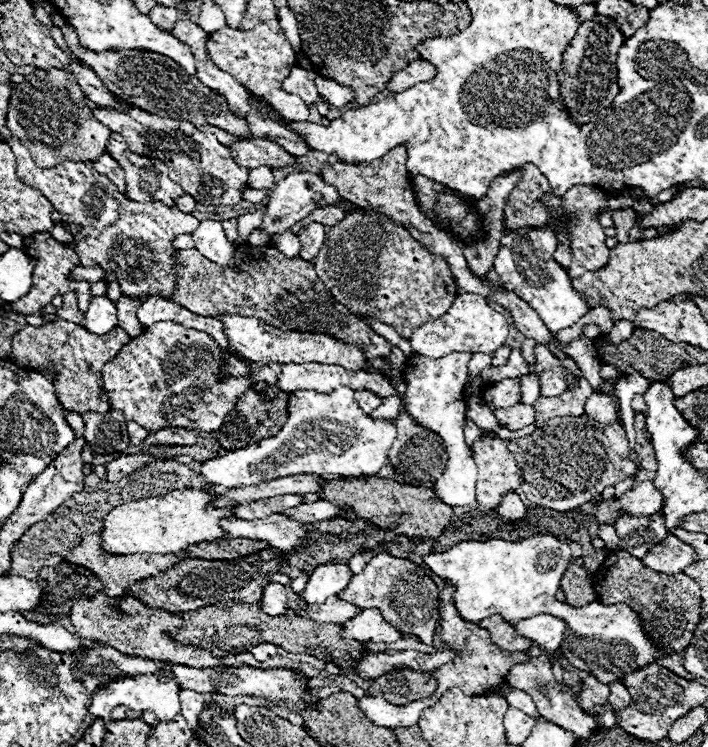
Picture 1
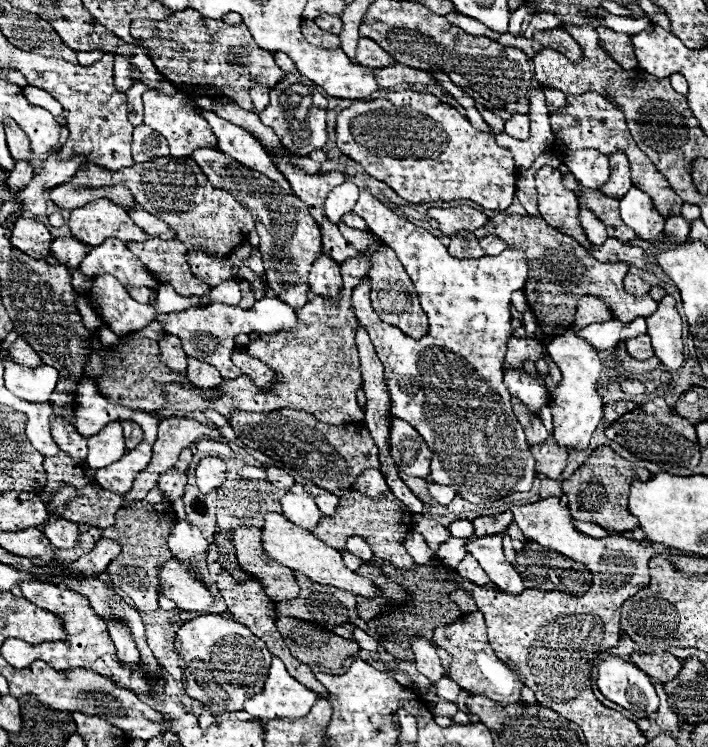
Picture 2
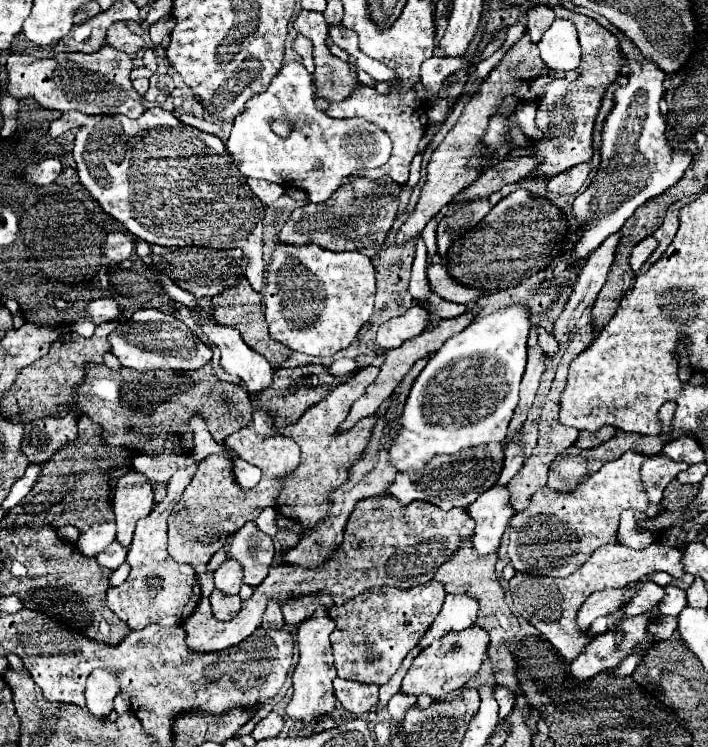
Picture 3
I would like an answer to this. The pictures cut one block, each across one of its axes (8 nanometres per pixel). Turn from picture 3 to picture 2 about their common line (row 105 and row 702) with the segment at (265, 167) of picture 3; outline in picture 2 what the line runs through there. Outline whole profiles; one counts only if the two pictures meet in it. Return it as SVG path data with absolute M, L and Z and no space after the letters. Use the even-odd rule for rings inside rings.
M272 656L272 666L262 694L246 700L244 710L258 720L304 718L318 694L296 682L284 668L284 662Z

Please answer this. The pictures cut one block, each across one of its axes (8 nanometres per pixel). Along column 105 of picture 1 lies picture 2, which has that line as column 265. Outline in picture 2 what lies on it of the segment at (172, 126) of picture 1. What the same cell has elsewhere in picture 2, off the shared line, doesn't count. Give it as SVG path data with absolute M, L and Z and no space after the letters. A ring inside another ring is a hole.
M290 72L272 88L270 104L258 114L266 126L276 130L282 144L290 152L304 156L326 144L326 106L328 100L318 92L318 86L312 84L312 80Z

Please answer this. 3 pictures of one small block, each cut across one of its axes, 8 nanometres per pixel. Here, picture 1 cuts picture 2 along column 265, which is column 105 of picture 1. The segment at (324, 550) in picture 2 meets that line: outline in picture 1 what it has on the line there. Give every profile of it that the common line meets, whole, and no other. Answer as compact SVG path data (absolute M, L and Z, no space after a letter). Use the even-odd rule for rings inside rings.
M184 488L184 490L174 490L168 492L160 498L144 498L144 500L132 500L126 502L118 508L114 508L102 526L102 546L106 552L112 554L168 554L168 552L178 552L184 550L190 544L198 542L208 542L208 540L218 540L224 538L224 528L220 528L222 518L236 518L234 508L206 508L208 502L214 500L214 490L200 490L200 488Z

